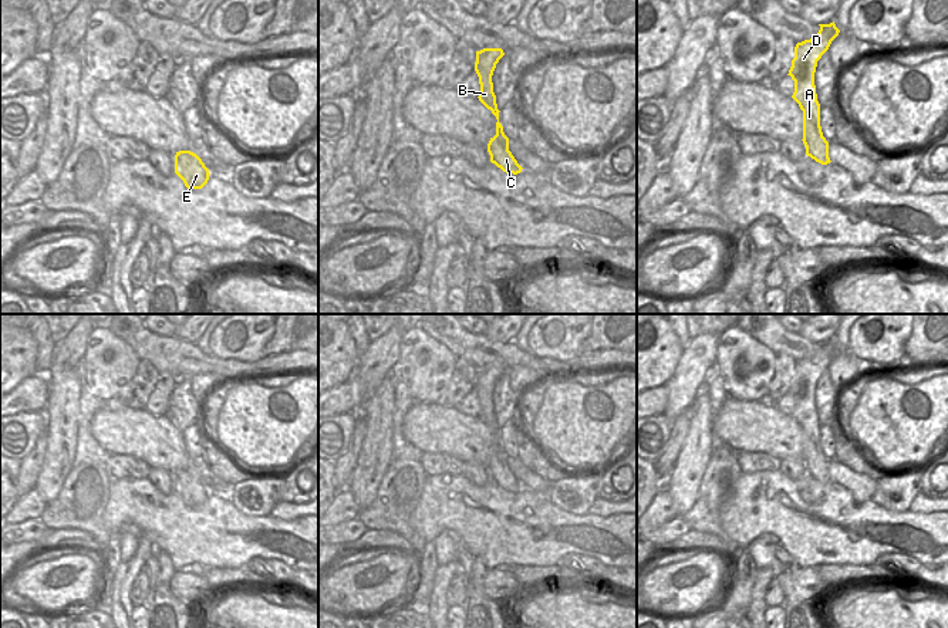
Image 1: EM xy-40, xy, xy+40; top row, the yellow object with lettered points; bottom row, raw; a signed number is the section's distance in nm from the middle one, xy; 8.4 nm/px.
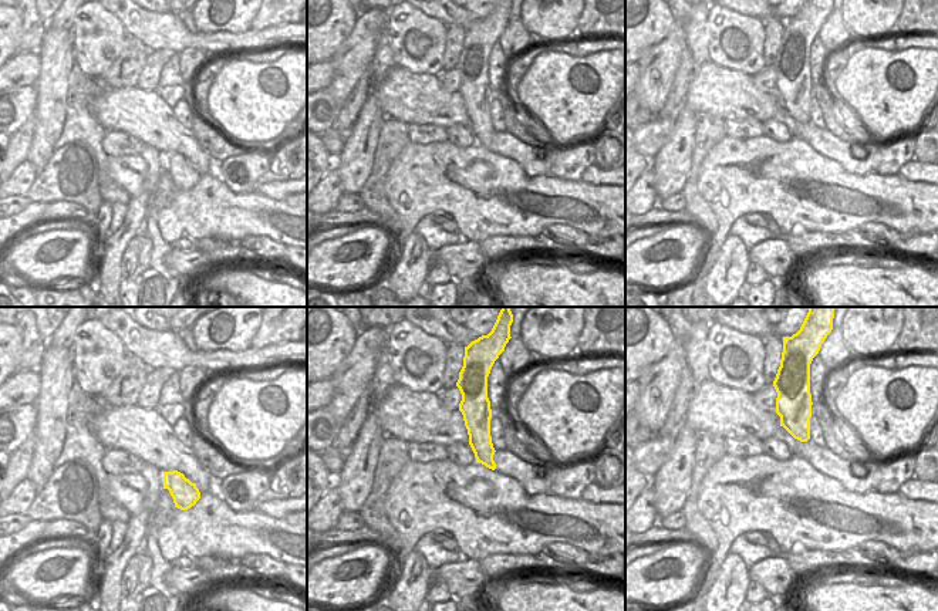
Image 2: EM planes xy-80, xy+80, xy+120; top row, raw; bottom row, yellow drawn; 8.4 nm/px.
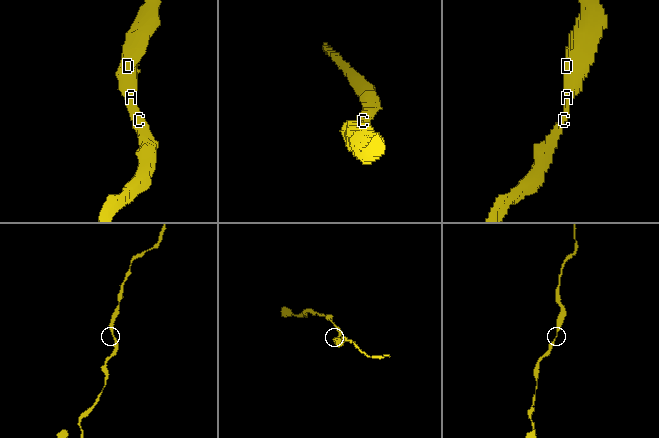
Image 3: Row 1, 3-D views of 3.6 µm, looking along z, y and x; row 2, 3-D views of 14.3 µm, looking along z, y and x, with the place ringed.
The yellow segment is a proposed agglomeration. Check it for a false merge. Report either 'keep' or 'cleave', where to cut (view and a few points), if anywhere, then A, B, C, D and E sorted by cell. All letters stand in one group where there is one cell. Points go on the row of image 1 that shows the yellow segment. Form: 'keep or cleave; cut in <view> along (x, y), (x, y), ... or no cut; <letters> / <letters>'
keep; no cut; A B C D E

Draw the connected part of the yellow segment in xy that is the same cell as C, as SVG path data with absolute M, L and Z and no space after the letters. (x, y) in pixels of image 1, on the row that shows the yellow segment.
M483 48L476 51L475 71L479 77L480 92L479 101L492 111L496 117L496 135L490 138L488 144L488 152L490 162L495 163L506 173L517 175L522 172L522 166L517 163L512 152L509 151L509 138L503 132L503 126L499 122L499 109L496 104L496 95L493 92L492 75L499 60L505 55L502 48Z

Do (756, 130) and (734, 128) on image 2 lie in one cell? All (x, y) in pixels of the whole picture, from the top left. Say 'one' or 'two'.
one

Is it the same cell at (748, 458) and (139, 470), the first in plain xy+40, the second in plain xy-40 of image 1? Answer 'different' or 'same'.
same

